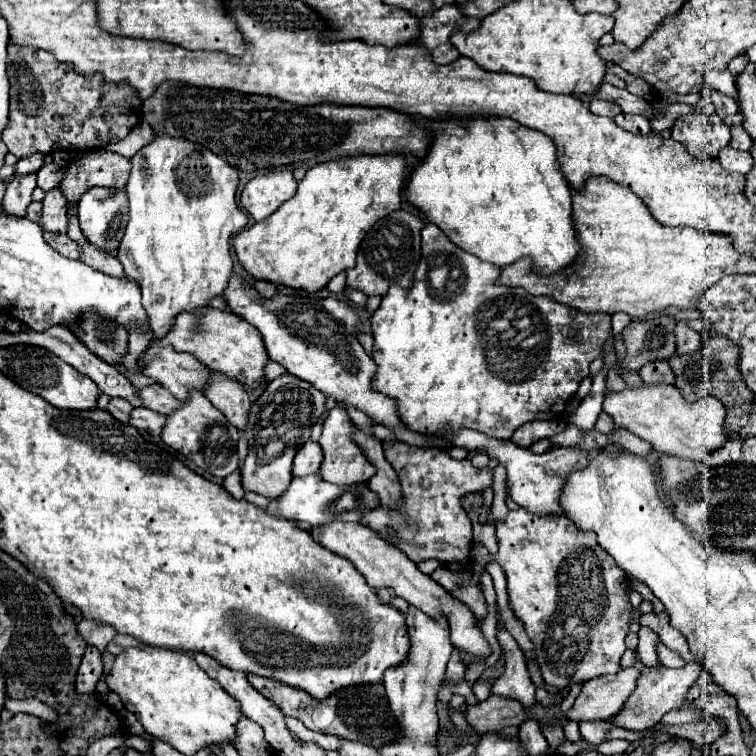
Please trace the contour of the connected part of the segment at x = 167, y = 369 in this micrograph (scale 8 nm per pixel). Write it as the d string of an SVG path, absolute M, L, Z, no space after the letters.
M151 345L143 353L143 359L147 359L143 375L157 379L181 401L189 399L193 389L203 391L211 381L211 373L199 363L199 359L187 353L177 353L173 347Z

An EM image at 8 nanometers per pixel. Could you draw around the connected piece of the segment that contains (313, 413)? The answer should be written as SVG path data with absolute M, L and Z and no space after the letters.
M281 375L269 381L263 395L253 403L245 435L249 439L249 455L241 467L241 483L245 491L259 493L267 499L277 499L291 483L291 463L297 449L309 441L311 427L319 421L325 409L325 395L311 383L293 375Z

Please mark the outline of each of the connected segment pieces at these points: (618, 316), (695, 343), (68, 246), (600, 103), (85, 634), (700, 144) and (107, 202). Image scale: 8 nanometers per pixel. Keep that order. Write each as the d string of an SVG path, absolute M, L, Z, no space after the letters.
M623 312L615 313L612 316L612 334L619 336L622 334L624 328L632 321L631 317Z
M683 321L677 323L675 337L677 337L677 351L675 351L677 355L691 355L701 347L701 333L689 329Z
M65 233L61 235L61 243L51 243L51 247L55 247L55 251L59 251L61 255L67 255L69 259L81 257L81 247L75 241L71 241Z
M593 99L589 103L589 109L591 109L591 113L603 115L603 117L615 117L615 115L621 113L621 107L617 103L611 103L611 101L605 101L605 99Z
M83 619L83 621L77 625L77 629L79 629L81 637L83 637L89 645L97 647L99 651L105 651L107 643L117 635L117 631L115 631L111 625L97 625L95 621L89 621L89 619Z
M703 113L683 115L673 125L673 139L683 143L691 155L709 155L717 153L729 145L731 133L719 117L707 117Z
M89 189L79 201L81 231L87 241L115 255L127 227L127 195L123 189Z

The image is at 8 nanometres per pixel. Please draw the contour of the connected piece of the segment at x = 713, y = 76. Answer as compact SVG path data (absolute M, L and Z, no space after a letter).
M707 71L705 73L705 79L711 87L715 87L717 91L725 93L725 95L731 95L731 97L737 97L737 87L735 87L735 79L729 71Z

